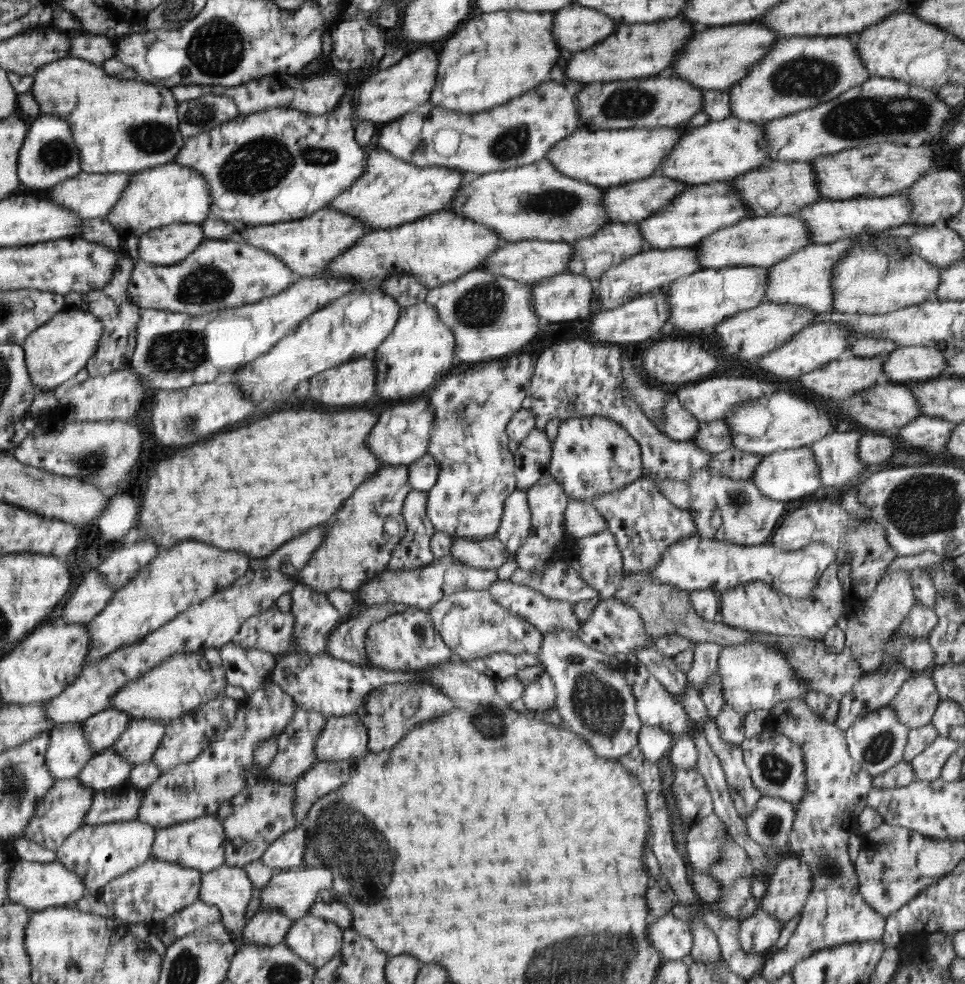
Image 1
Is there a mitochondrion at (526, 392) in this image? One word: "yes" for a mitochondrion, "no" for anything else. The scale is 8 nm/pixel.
no

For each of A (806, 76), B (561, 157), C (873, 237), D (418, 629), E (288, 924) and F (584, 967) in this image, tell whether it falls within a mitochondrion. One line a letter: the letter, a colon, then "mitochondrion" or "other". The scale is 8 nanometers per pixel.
A: mitochondrion
B: other
C: other
D: mitochondrion
E: other
F: mitochondrion

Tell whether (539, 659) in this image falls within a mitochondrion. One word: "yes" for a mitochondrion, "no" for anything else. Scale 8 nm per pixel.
no

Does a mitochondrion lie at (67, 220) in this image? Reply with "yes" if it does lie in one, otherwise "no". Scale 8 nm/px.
no

